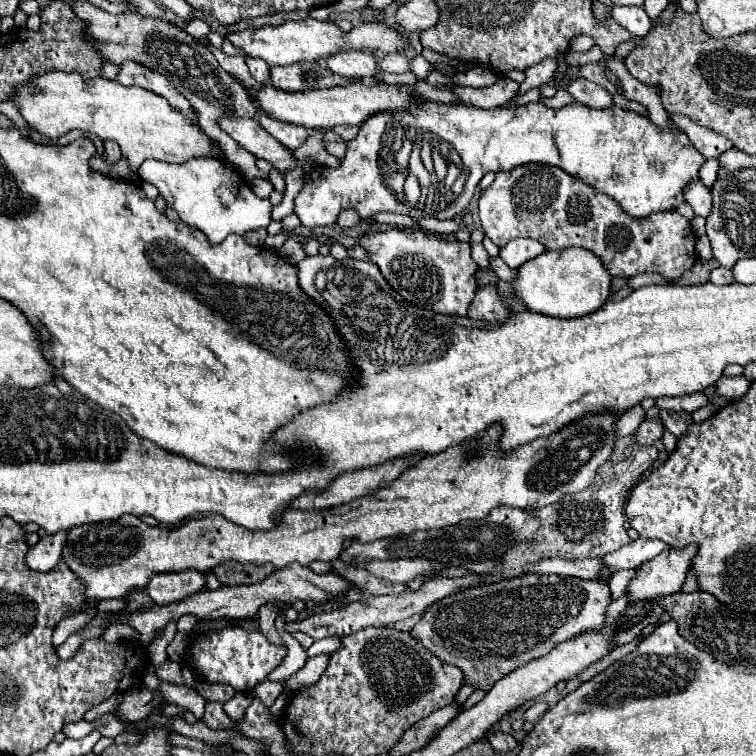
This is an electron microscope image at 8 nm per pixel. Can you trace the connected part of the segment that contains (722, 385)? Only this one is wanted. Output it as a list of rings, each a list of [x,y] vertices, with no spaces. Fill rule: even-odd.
[[[722,375],[720,381],[716,381],[714,387],[716,387],[718,395],[726,397],[728,401],[734,401],[734,399],[740,399],[740,395],[746,393],[746,389],[750,387],[750,381],[744,375],[740,375],[740,377]]]

